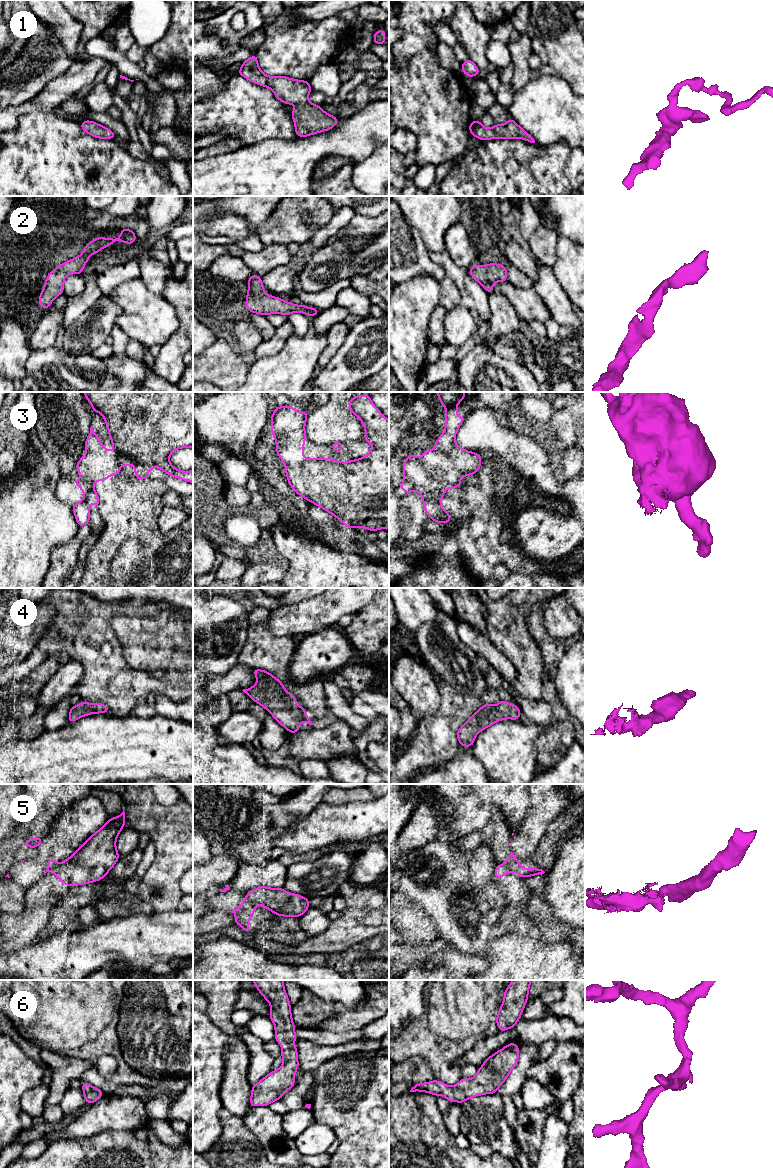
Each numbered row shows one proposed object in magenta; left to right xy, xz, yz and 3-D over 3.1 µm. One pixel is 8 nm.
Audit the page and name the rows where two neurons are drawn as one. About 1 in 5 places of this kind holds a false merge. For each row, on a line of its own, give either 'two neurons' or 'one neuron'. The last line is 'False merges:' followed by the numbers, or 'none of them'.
1: one neuron
2: one neuron
3: two neurons
4: one neuron
5: two neurons
6: one neuron
False merges: 3, 5

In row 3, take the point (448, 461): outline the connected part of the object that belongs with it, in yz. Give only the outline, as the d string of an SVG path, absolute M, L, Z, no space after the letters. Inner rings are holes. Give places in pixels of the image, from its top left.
M465 392L435 393L440 398L441 405L446 409L445 431L435 441L435 448L422 454L421 462L430 474L435 474L437 478L446 480L450 484L456 484L462 476L470 476L478 472L481 467L481 456L459 447L455 441L457 430L464 421L464 417L457 415L457 405L466 397Z

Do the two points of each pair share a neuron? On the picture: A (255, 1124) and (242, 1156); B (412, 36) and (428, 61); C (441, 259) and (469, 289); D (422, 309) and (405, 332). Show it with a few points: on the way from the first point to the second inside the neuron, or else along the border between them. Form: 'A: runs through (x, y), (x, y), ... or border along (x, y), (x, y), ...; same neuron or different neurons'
A: border along (241, 1118), (244, 1125), (255, 1136), (265, 1152); different neurons
B: border along (435, 47), (417, 52), (407, 68); different neurons
C: runs through (448, 266), (464, 282); same neuron
D: runs through (416, 315), (405, 326); same neuron

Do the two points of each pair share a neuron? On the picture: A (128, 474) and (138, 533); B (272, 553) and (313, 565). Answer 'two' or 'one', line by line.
A: two
B: two

